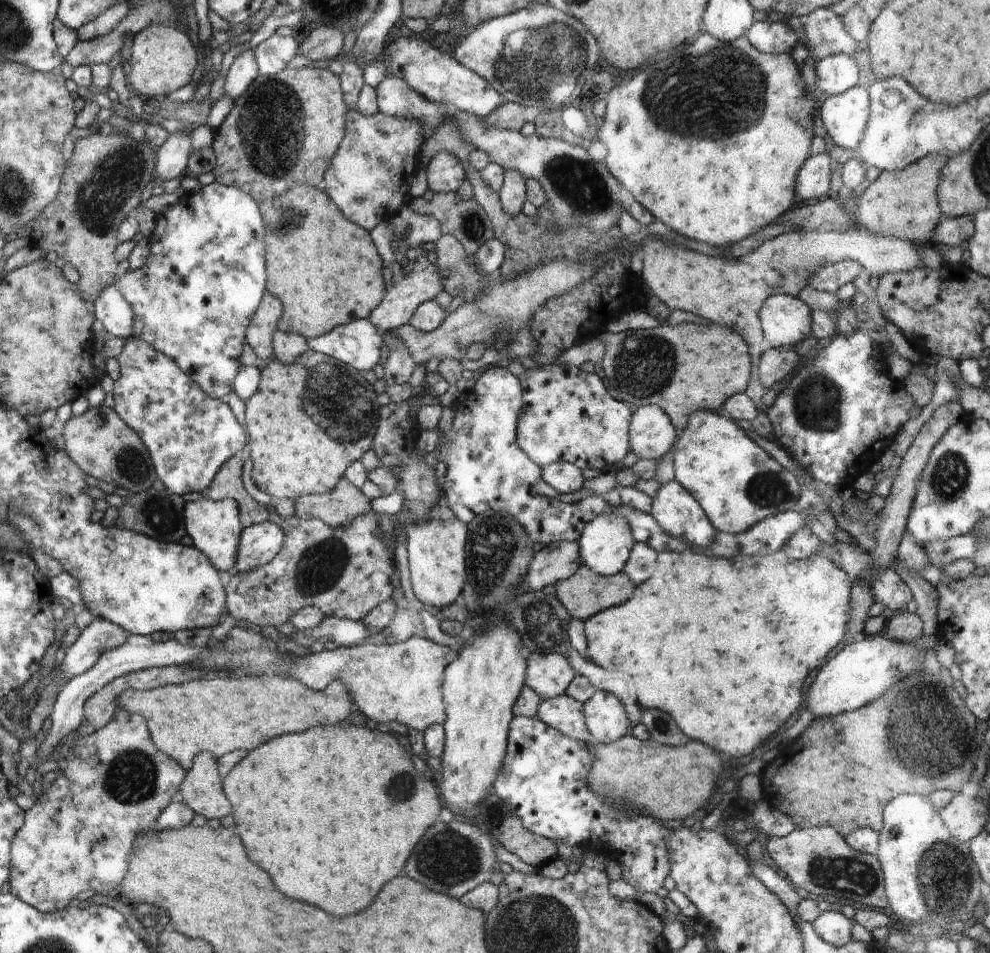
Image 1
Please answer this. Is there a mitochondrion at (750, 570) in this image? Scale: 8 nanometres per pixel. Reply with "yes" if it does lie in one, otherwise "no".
no

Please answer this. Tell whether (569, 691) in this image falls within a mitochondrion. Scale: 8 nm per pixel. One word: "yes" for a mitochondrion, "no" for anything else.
no

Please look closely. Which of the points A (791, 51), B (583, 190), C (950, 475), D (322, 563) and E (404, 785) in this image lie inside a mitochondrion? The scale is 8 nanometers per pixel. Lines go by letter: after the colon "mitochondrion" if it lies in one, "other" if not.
A: other
B: mitochondrion
C: mitochondrion
D: mitochondrion
E: mitochondrion

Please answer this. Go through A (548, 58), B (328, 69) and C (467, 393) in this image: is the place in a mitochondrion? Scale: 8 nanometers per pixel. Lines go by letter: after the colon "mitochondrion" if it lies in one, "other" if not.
A: mitochondrion
B: other
C: other

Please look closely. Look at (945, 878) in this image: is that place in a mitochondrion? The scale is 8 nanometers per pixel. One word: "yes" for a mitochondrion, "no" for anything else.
yes

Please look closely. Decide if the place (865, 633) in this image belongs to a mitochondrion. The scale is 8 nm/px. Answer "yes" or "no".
no

